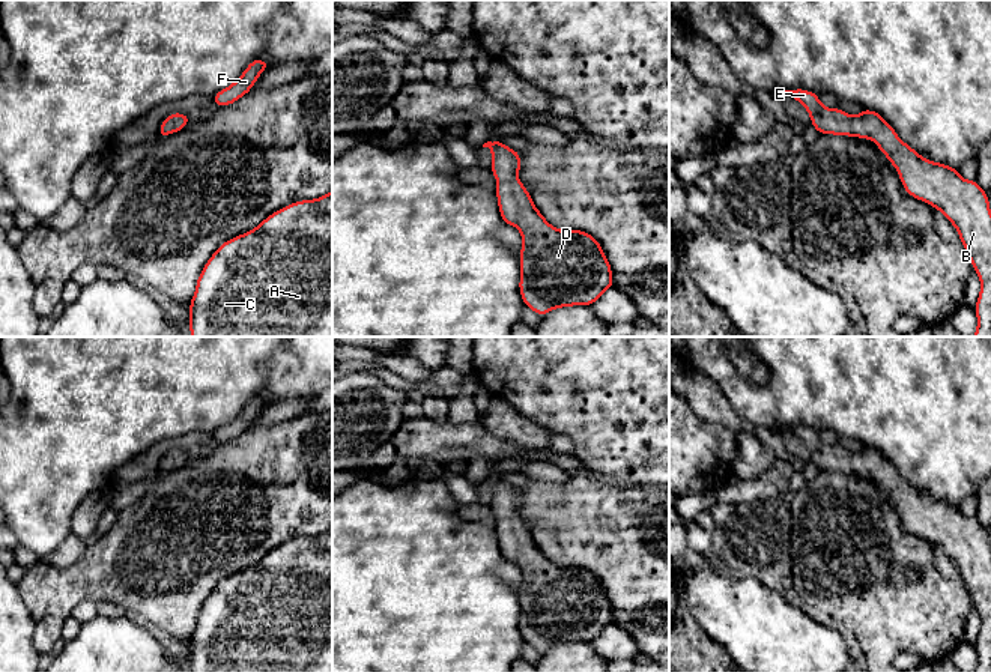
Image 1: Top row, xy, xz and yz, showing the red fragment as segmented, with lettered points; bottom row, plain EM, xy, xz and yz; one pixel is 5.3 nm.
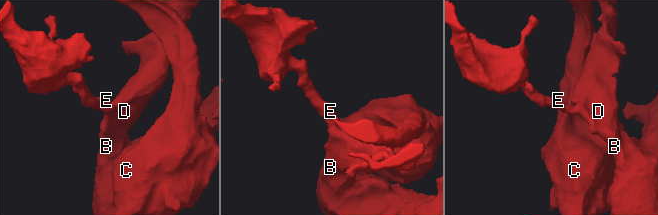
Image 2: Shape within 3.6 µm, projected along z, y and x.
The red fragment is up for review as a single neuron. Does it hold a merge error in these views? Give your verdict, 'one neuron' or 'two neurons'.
one neuron

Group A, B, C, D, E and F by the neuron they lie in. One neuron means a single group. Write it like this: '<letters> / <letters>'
A B C D E F

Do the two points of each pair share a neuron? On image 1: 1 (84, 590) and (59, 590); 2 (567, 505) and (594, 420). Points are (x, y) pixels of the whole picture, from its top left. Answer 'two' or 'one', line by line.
1: one
2: two

